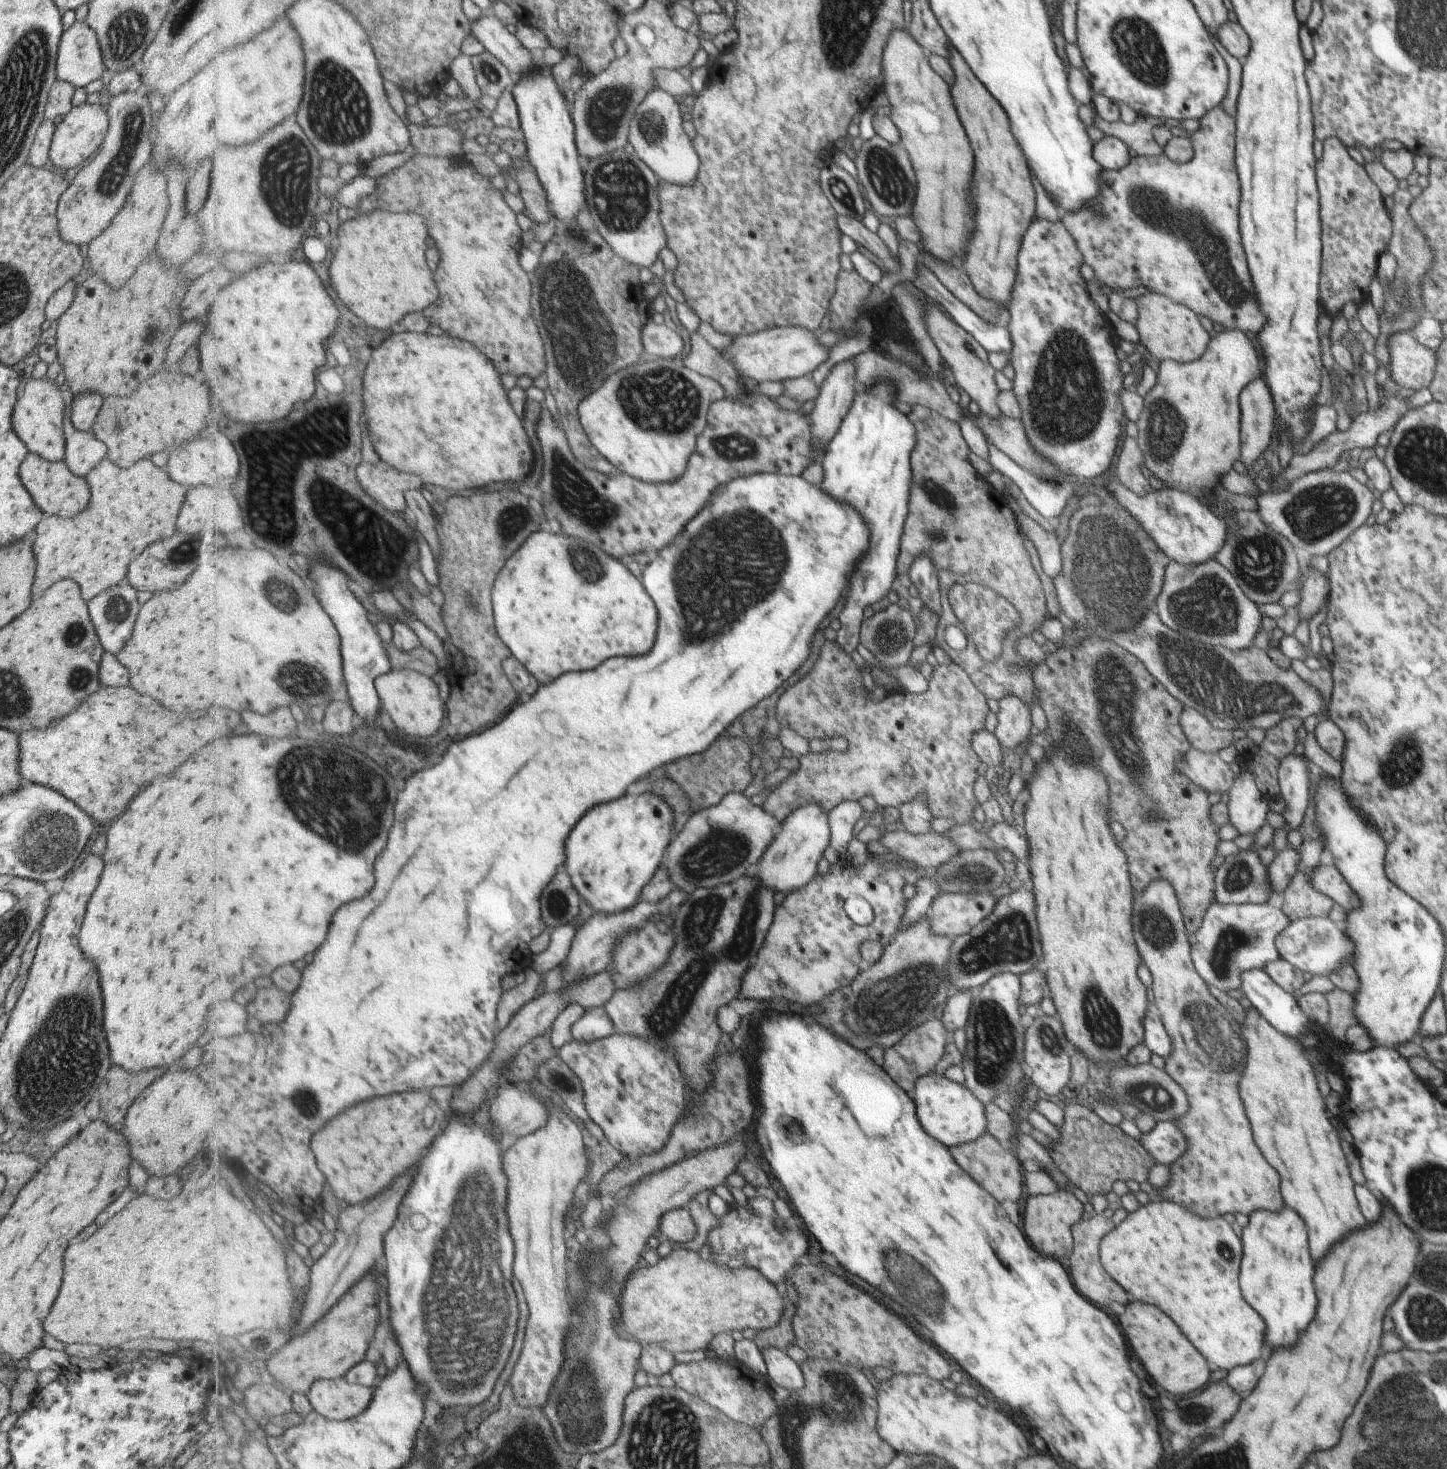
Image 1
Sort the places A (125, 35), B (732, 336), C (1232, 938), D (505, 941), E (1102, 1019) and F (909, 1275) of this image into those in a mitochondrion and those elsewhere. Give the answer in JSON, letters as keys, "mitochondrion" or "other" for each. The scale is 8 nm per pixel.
{"A":"mitochondrion","B":"other","C":"mitochondrion","D":"other","E":"mitochondrion","F":"mitochondrion"}

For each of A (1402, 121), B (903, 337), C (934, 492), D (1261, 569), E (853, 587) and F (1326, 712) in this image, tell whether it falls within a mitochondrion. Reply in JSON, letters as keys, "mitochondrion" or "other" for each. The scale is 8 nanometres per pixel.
{"A":"other","B":"other","C":"mitochondrion","D":"mitochondrion","E":"other","F":"other"}

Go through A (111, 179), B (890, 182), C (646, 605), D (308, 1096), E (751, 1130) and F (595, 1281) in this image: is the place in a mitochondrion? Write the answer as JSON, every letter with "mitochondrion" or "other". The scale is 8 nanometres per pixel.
{"A":"mitochondrion","B":"mitochondrion","C":"other","D":"mitochondrion","E":"other","F":"mitochondrion"}

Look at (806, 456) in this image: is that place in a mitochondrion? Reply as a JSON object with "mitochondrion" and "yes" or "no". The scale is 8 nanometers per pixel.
{"mitochondrion":"no"}

